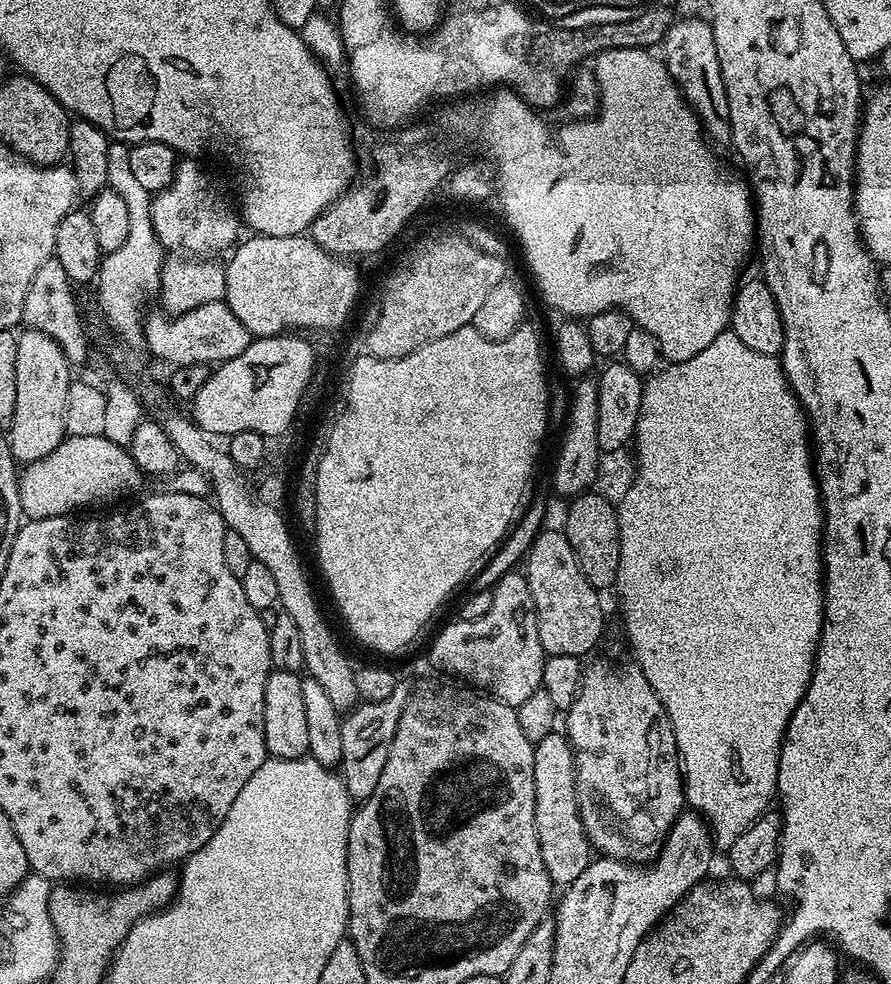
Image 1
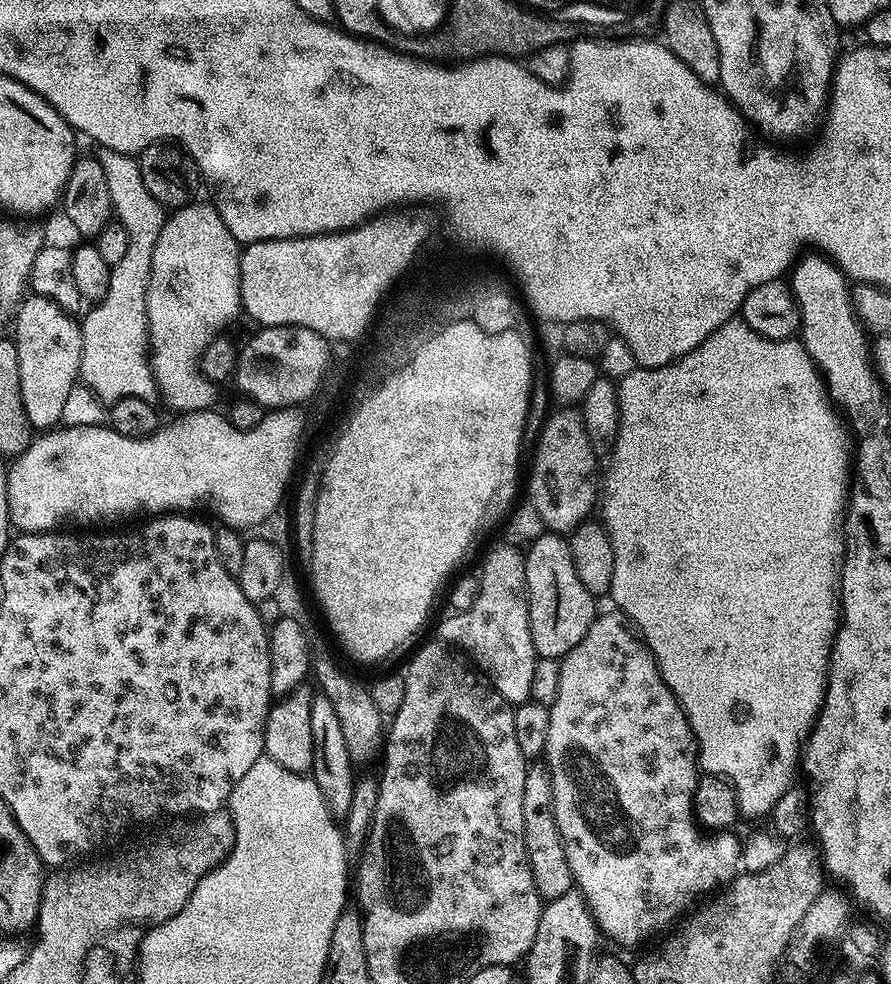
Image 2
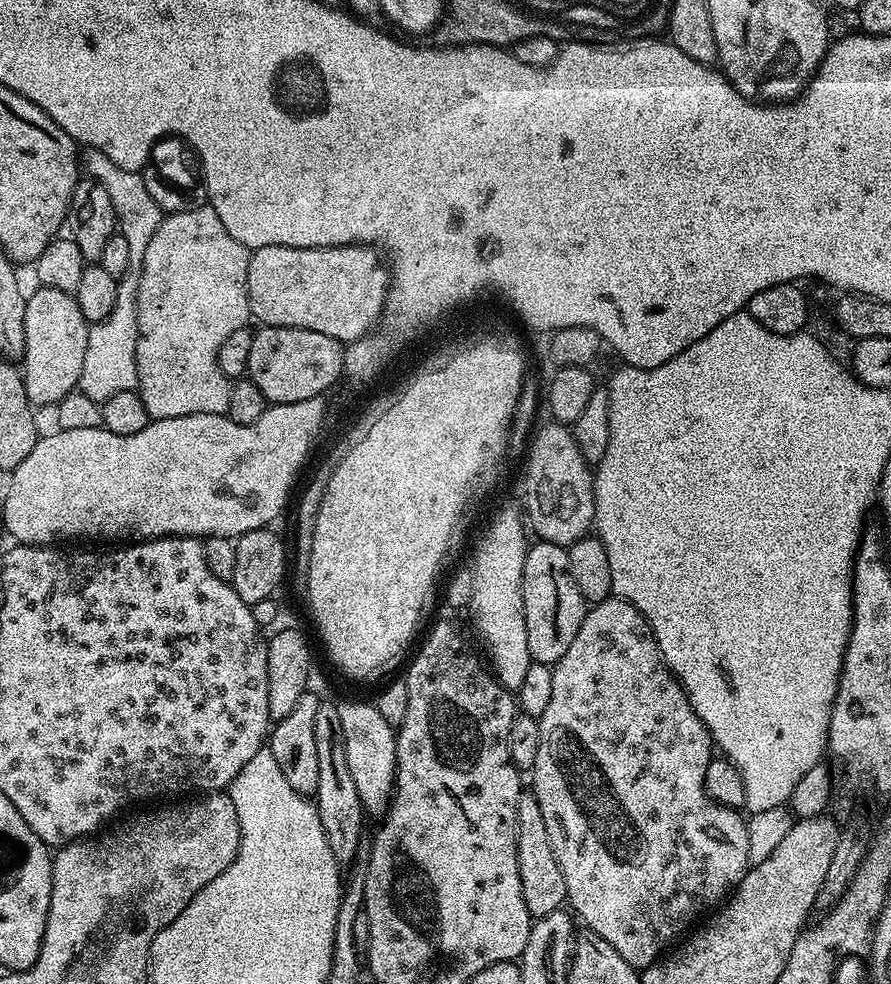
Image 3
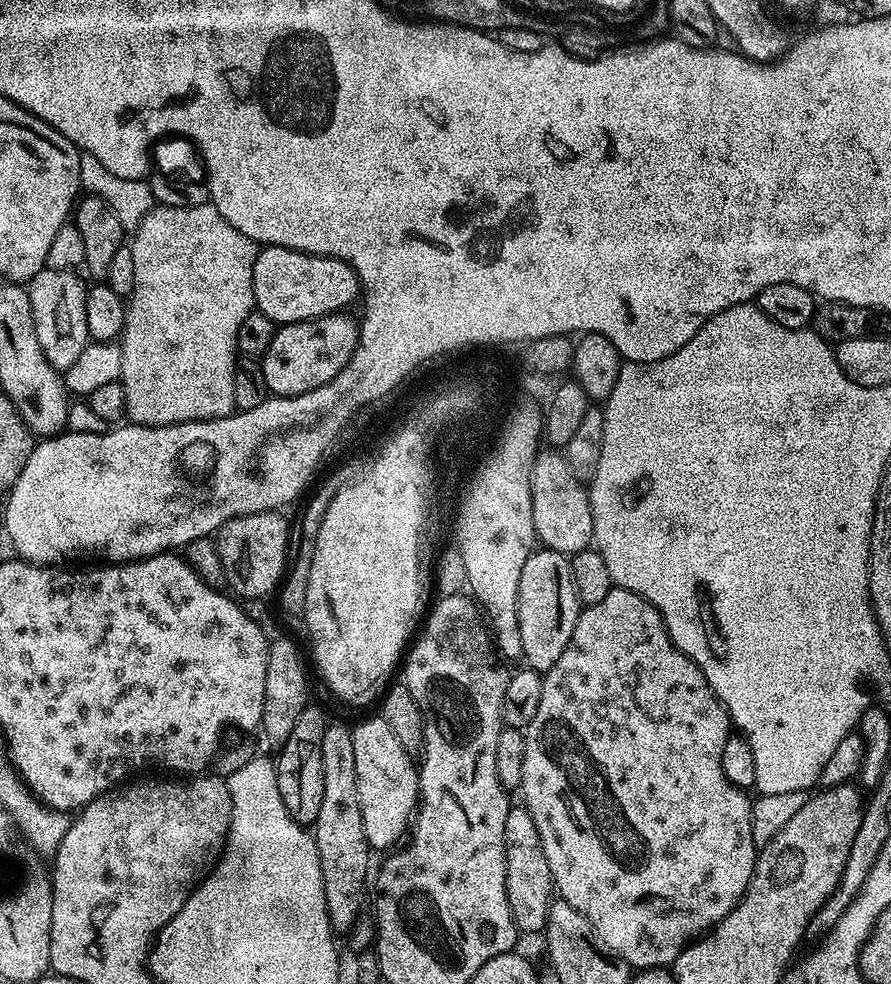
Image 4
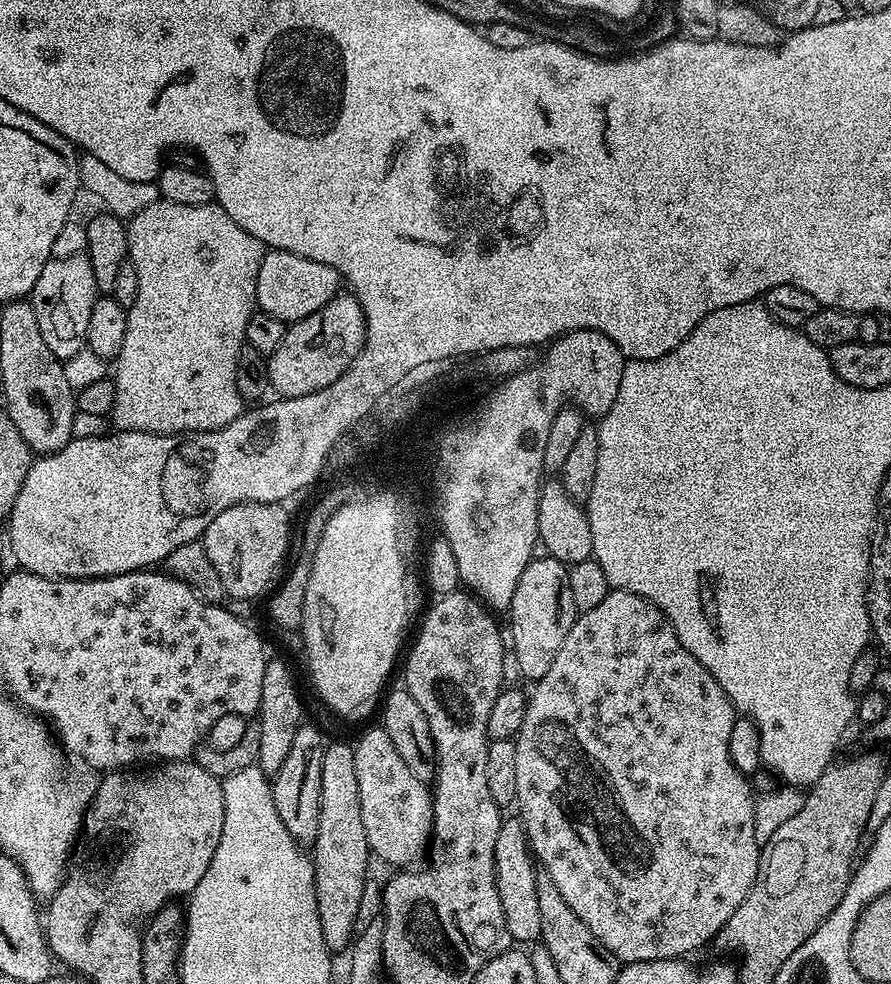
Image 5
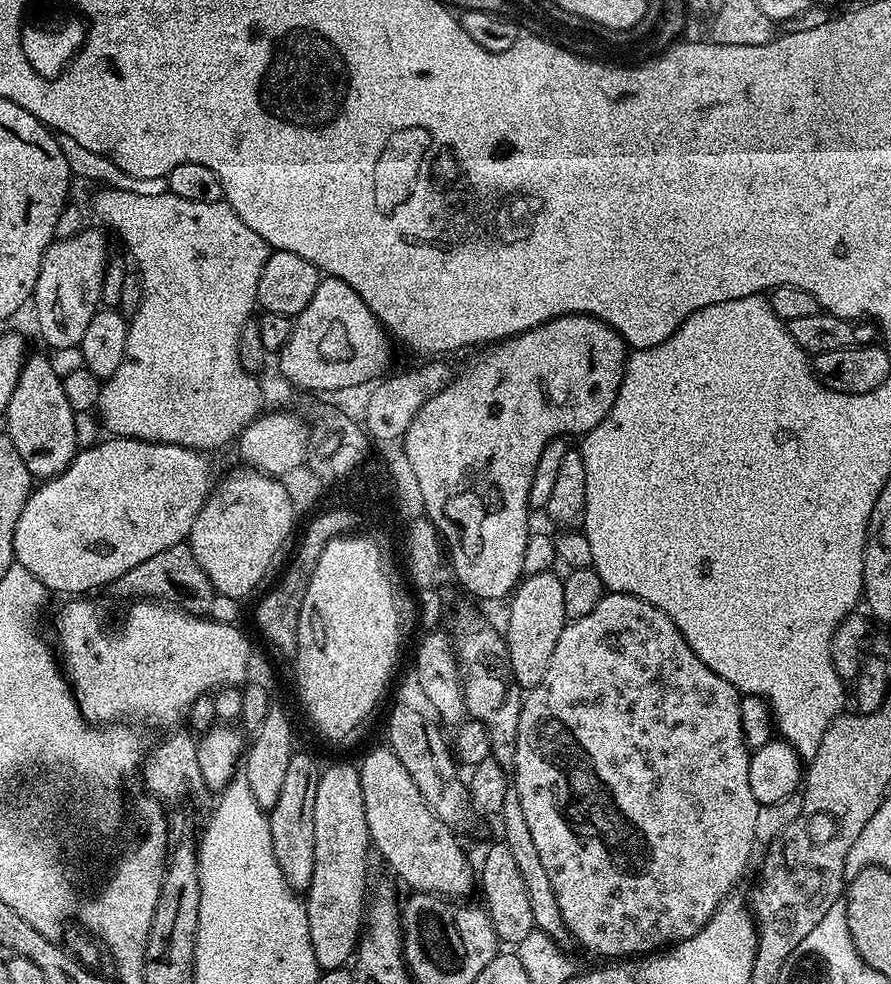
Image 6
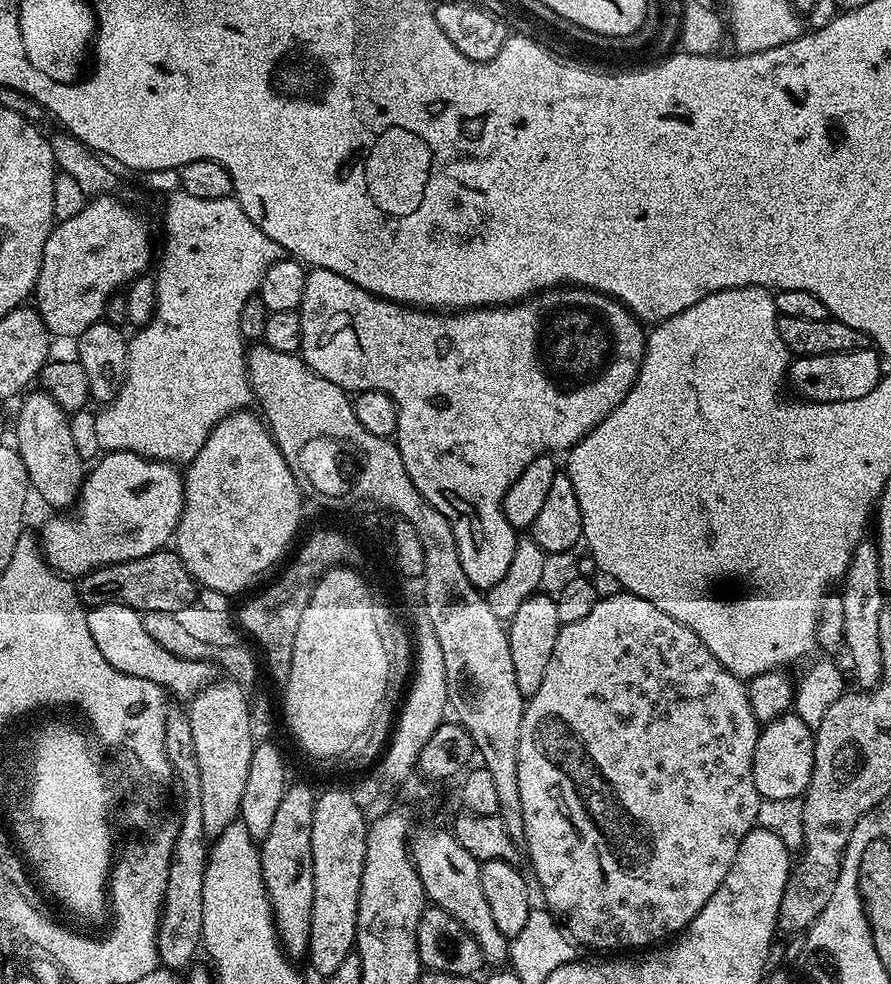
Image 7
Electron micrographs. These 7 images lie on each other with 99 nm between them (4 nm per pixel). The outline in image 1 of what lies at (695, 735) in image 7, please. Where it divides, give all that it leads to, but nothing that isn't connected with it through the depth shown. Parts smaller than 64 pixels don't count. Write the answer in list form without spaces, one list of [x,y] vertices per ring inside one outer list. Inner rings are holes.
[[[596,660],[592,665],[584,668],[584,676],[580,680],[580,689],[574,698],[574,702],[566,710],[568,716],[568,732],[566,739],[574,753],[574,791],[576,793],[576,810],[580,818],[580,826],[584,829],[585,837],[593,849],[596,848],[601,857],[610,860],[626,860],[633,864],[651,862],[660,855],[660,848],[664,844],[664,839],[668,836],[668,831],[672,829],[673,822],[677,816],[686,808],[686,797],[684,794],[684,777],[682,775],[682,765],[680,753],[676,750],[676,739],[670,718],[658,698],[654,694],[654,686],[646,682],[646,674],[639,664],[629,662],[629,664],[611,664],[608,660]]]

